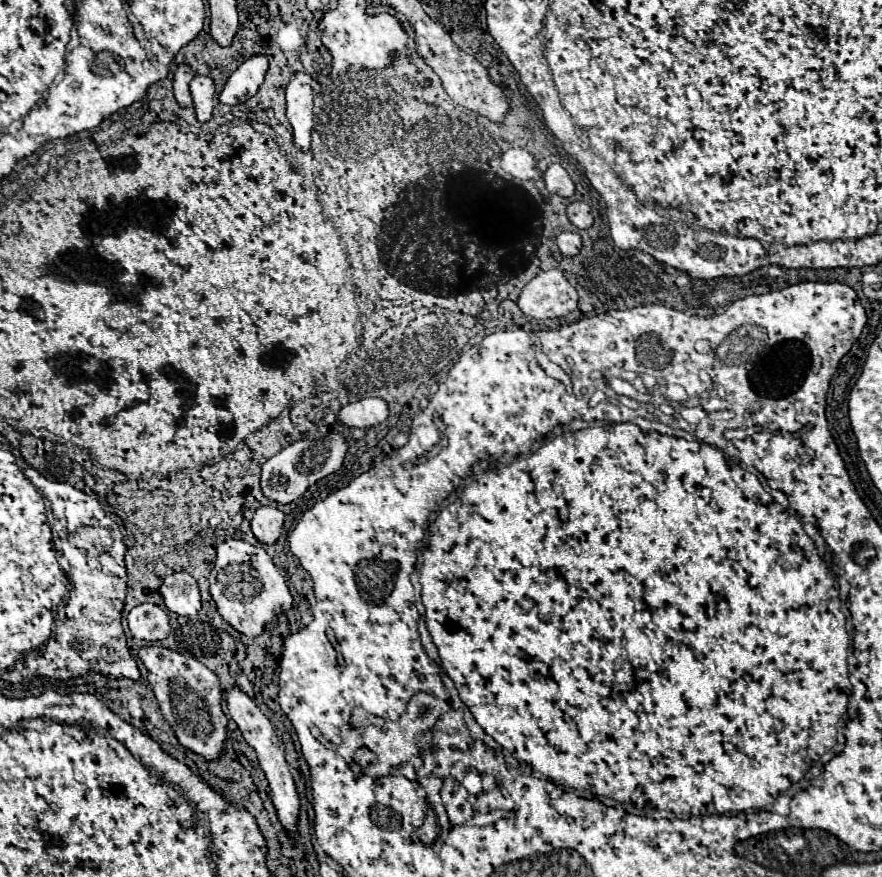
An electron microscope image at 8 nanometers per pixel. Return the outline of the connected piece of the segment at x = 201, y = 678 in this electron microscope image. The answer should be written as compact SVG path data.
M142 646L138 650L138 658L148 670L148 682L160 704L162 716L176 732L180 744L196 754L202 754L206 760L216 760L224 748L228 722L220 710L222 694L218 676L196 658L188 658L164 646Z

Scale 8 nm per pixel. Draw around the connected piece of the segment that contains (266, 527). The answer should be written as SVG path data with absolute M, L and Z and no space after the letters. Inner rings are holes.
M270 504L260 506L254 512L254 518L250 524L252 524L252 532L258 542L274 544L282 532L282 526L284 526L284 512Z

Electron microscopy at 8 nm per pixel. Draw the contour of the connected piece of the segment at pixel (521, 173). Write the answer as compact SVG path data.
M510 148L502 154L502 168L520 180L536 180L542 172L536 166L534 156L524 148Z

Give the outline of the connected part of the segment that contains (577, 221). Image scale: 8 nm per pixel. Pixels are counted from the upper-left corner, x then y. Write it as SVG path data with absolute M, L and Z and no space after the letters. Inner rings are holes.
M570 202L568 204L568 218L580 230L592 226L592 210L586 202Z

